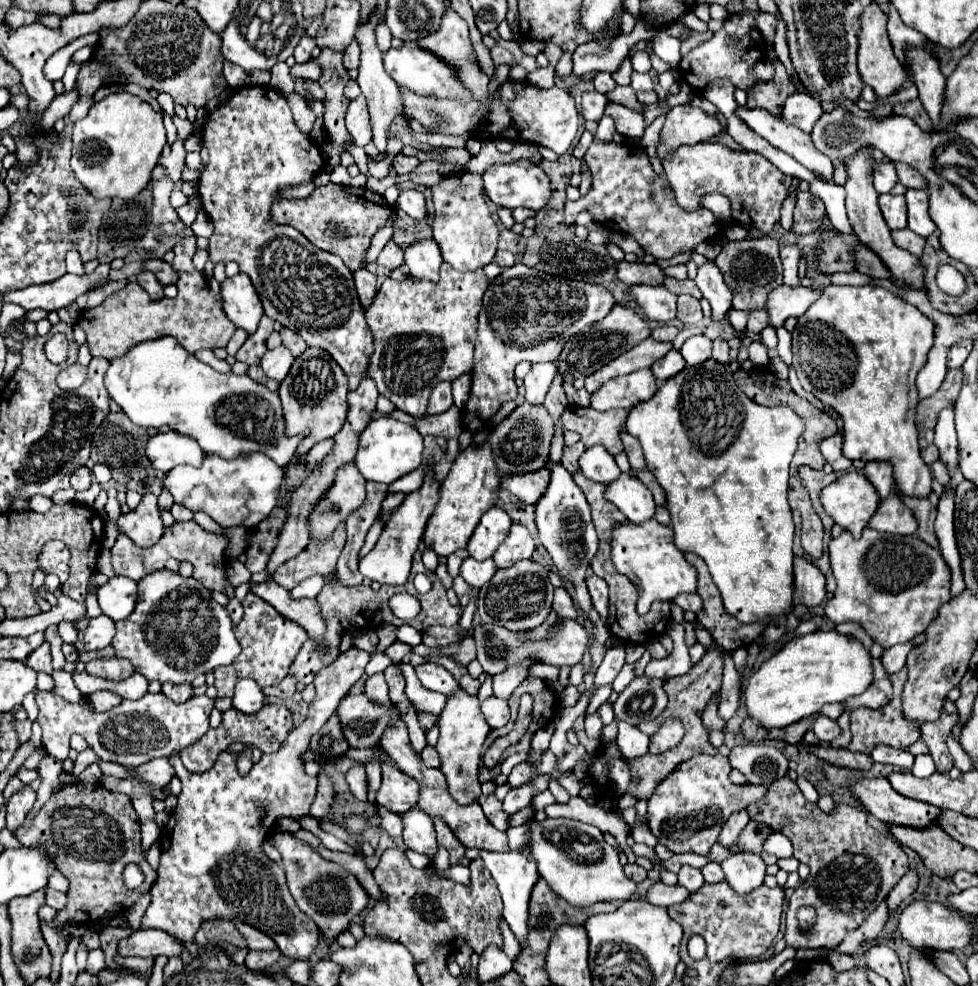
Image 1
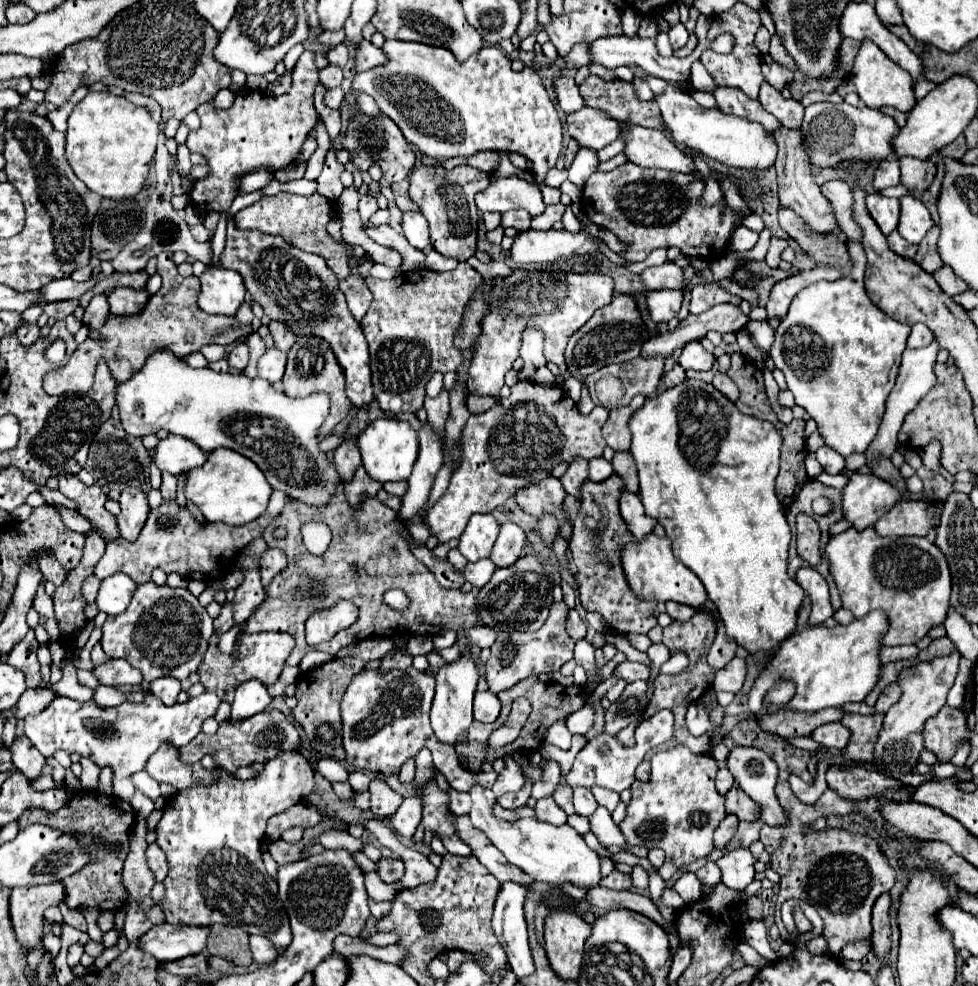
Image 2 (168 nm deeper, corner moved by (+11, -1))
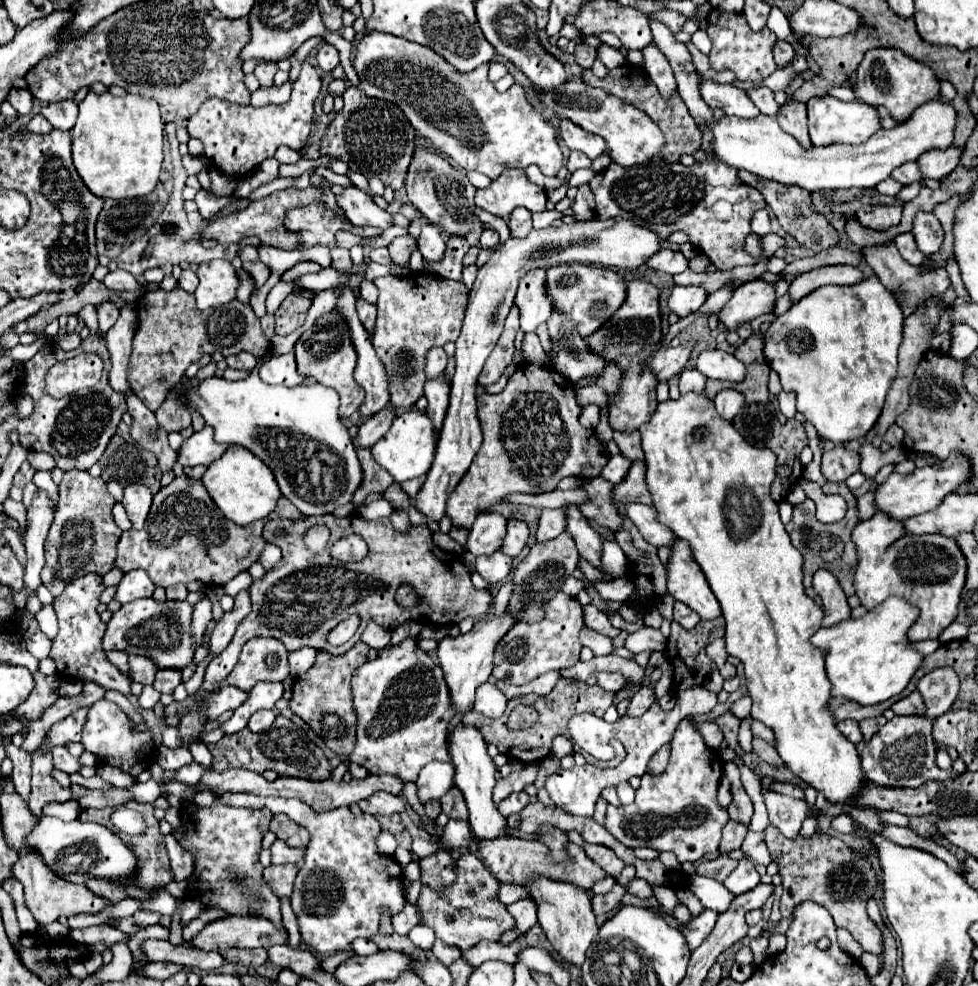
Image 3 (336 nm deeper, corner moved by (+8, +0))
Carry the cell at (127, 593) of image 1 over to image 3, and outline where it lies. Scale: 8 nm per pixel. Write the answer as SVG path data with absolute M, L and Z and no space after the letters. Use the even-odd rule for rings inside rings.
M136 569L124 575L124 579L118 585L116 591L116 599L120 603L130 603L134 599L144 599L144 597L152 597L156 585L152 583L152 579L146 575L146 571Z

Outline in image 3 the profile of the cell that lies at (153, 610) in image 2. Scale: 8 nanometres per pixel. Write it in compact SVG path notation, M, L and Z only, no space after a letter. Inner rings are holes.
M138 599L128 605L122 605L112 619L108 621L108 629L102 641L104 651L124 651L146 655L154 659L162 669L184 669L192 663L194 647L190 633L192 605L186 601L164 601L156 603L150 599Z

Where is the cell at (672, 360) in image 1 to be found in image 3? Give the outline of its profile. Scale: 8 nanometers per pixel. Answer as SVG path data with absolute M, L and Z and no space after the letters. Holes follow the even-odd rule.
M686 369L686 371L682 371L680 381L678 381L682 395L684 395L684 393L690 393L690 391L692 391L692 393L702 393L702 391L704 391L704 383L706 383L706 377L702 377L700 371L696 371L696 369Z

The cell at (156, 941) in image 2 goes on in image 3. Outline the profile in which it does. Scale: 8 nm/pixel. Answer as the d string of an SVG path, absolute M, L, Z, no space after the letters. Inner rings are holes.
M230 915L226 919L214 921L206 925L194 939L194 947L202 947L204 951L224 951L230 947L238 949L254 949L254 947L272 947L288 943L288 933L284 927L276 927L268 919L260 917L240 917Z

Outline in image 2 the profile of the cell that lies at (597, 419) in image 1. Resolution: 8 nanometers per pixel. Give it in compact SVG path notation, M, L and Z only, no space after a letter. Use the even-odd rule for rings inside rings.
M517 382L511 386L509 398L499 398L497 404L479 416L469 416L463 428L463 442L461 442L461 462L451 476L451 484L445 494L427 510L423 522L429 528L429 534L439 540L439 544L459 538L467 526L467 520L475 512L491 512L493 508L501 506L503 500L511 498L515 490L535 484L551 474L555 462L571 462L573 456L595 458L603 454L605 440L601 436L601 426L607 422L609 410L603 406L595 406L591 414L579 414L575 402L565 394L565 390L553 386L543 388L535 382Z

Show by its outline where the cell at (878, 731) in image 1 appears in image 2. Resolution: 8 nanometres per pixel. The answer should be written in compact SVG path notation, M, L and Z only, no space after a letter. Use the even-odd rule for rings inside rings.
M845 714L841 724L851 730L851 740L847 742L847 748L841 750L841 754L847 760L859 764L871 762L875 752L875 740L879 738L881 722L883 722L883 714L869 714L869 716Z

